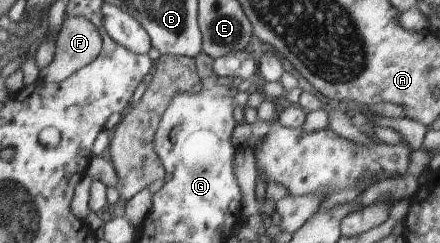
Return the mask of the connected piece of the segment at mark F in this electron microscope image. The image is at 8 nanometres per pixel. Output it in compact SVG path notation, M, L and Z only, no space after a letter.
M82 16L64 18L56 42L54 59L39 72L37 84L61 83L101 55L104 39L98 26Z

